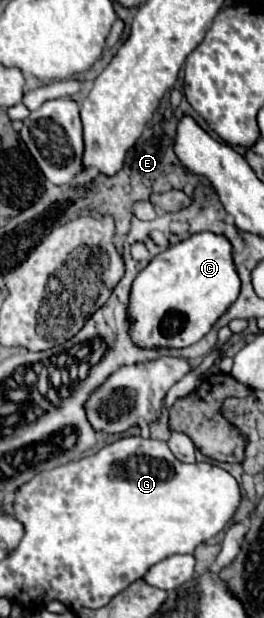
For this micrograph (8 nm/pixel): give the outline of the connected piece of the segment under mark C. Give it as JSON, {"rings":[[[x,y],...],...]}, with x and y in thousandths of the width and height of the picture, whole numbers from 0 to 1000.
{"rings":[[[754,375],[723,385],[633,401],[595,411],[564,430],[511,450],[489,482],[489,515],[496,515],[496,547],[511,557],[549,563],[701,563],[754,553],[830,511],[898,485],[913,469],[913,453],[883,427],[883,398],[845,379]]]}

